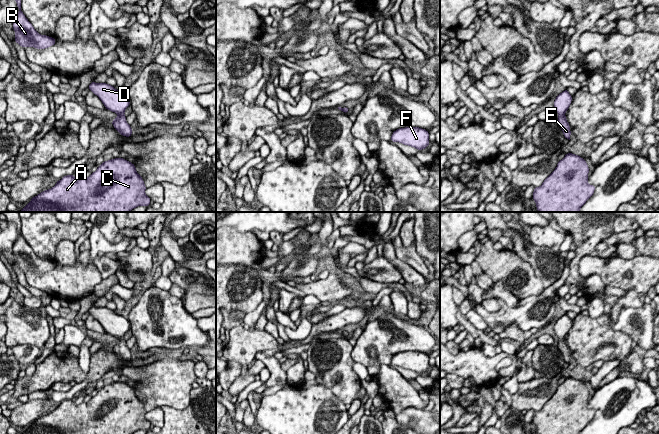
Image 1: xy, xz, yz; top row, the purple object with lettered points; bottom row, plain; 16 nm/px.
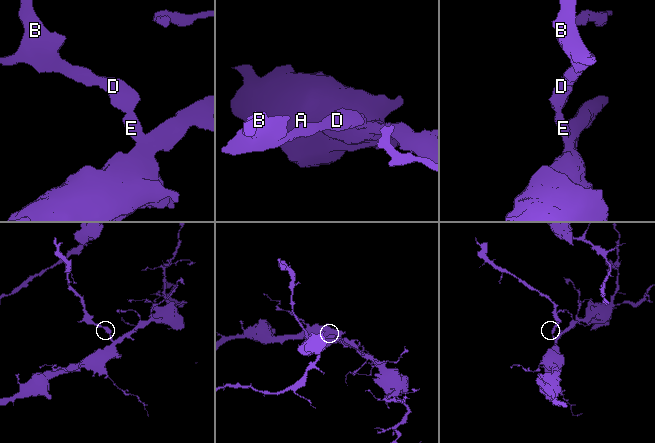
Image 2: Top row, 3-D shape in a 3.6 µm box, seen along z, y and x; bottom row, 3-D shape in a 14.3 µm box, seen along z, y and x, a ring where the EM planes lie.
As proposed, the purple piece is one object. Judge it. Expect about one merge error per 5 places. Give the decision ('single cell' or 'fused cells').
single cell

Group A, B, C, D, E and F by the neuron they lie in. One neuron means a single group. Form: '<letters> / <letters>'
A B C D E F

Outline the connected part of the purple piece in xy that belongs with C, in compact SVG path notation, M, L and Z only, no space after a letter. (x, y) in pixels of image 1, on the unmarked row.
M123 382L104 385L88 402L75 404L75 399L66 399L56 409L45 414L22 434L132 434L137 430L149 430L150 421L145 418L143 402L133 387Z

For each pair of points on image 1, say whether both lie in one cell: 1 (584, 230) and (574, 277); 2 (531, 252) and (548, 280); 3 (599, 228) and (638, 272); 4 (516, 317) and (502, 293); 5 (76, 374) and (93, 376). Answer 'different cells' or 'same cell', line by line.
1: same cell
2: same cell
3: different cells
4: different cells
5: same cell

